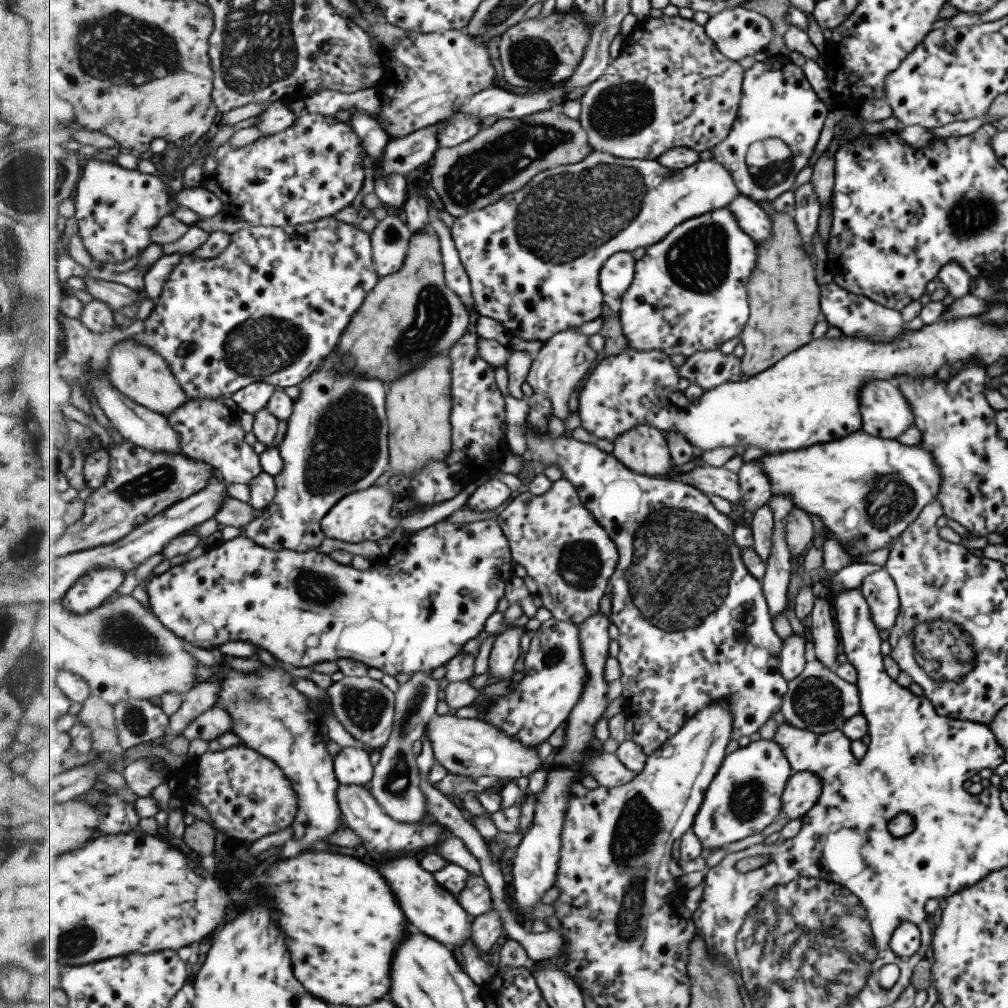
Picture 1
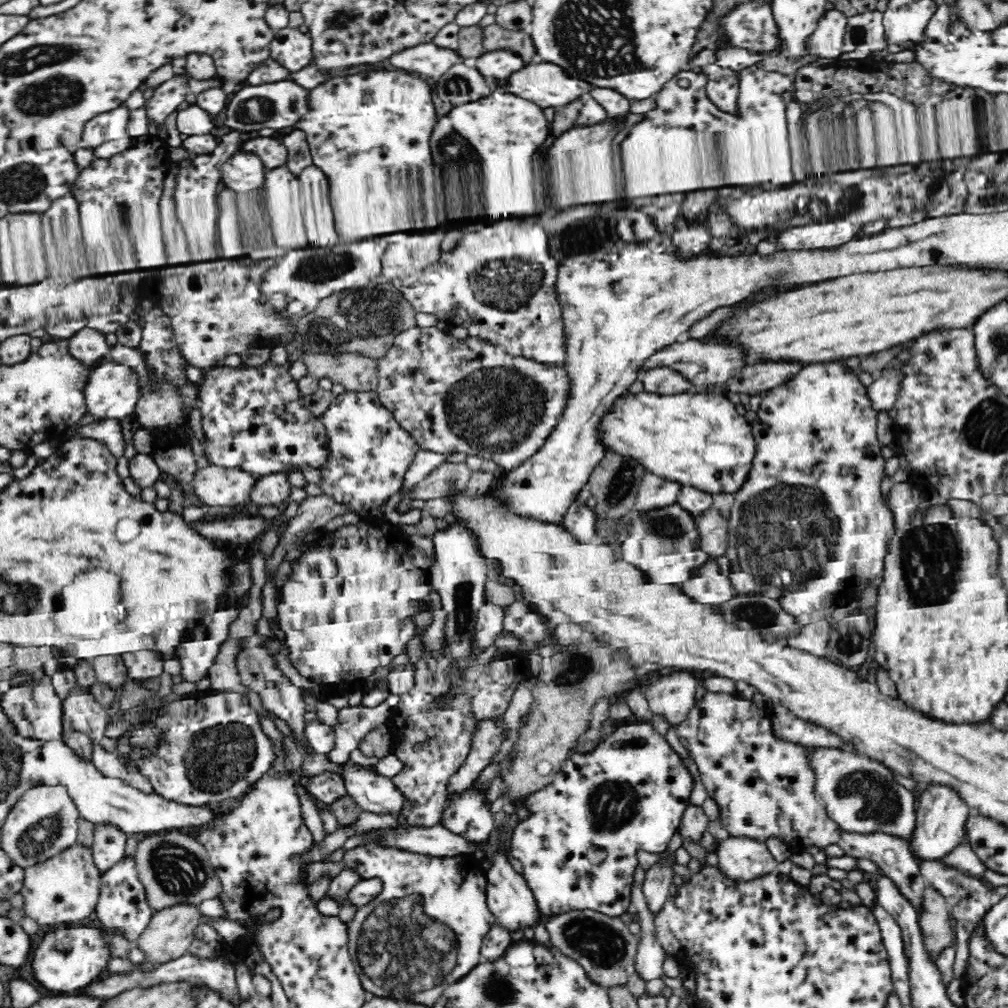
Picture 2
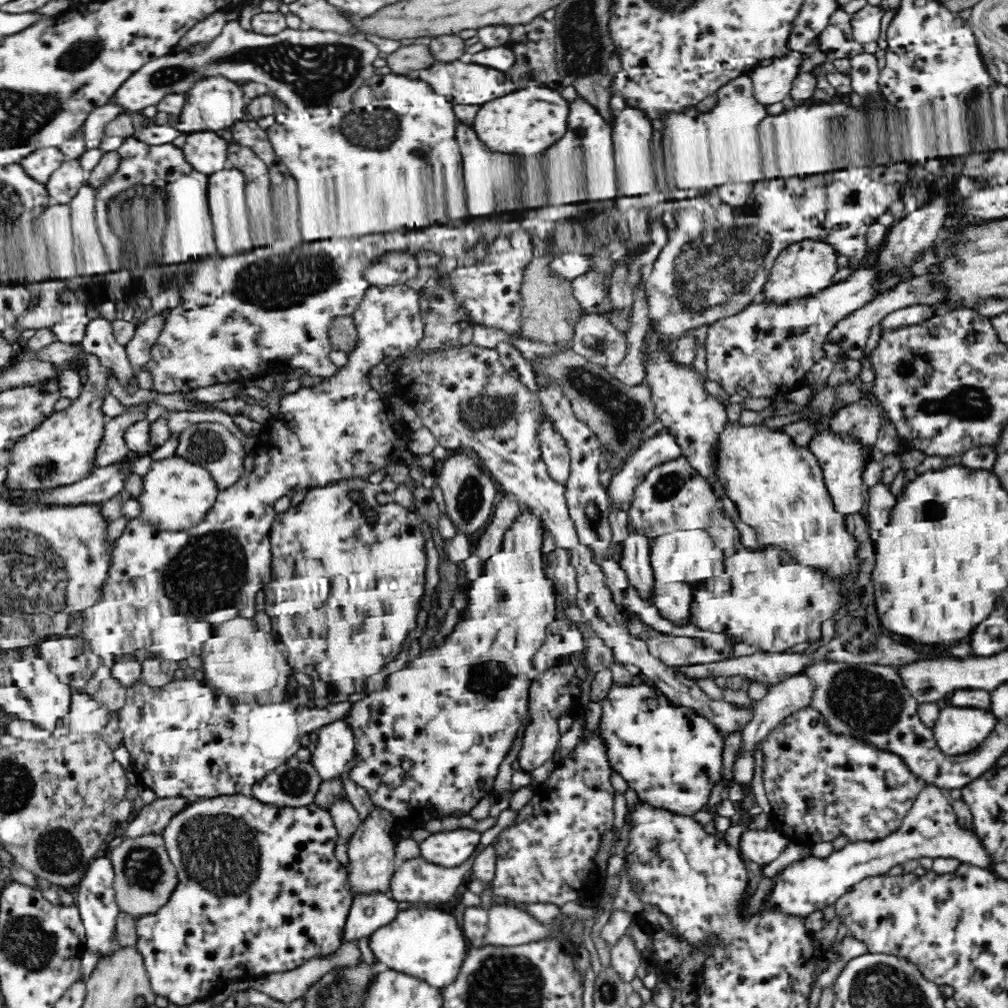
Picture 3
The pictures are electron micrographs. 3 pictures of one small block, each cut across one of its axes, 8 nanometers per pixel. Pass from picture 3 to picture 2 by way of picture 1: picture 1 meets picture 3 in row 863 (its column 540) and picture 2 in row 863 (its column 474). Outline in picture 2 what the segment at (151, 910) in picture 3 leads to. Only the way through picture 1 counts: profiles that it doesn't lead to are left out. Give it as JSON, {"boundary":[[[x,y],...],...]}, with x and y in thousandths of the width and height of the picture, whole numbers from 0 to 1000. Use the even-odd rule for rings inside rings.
{"boundary":[[[175,823],[149,827],[137,835],[133,850],[145,891],[155,904],[175,896],[192,896],[197,899],[201,893],[218,892],[220,889],[222,880],[207,854],[205,841],[189,827]]]}

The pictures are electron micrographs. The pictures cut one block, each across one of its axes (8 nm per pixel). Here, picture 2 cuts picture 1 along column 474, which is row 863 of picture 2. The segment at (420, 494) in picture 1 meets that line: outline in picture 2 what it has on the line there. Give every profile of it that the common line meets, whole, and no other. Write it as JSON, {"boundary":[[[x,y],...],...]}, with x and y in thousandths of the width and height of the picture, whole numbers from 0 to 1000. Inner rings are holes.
{"boundary":[[[363,837],[356,841],[343,843],[337,855],[325,853],[306,856],[297,867],[297,875],[302,881],[307,882],[319,871],[328,874],[339,863],[352,865],[357,874],[375,871],[378,875],[377,887],[369,895],[358,899],[351,911],[343,917],[345,942],[352,952],[357,975],[366,989],[389,991],[401,988],[405,990],[405,994],[431,998],[442,979],[459,970],[475,956],[479,931],[492,917],[491,910],[484,901],[483,871],[480,861],[480,850],[476,847],[454,846],[453,848],[435,849],[381,842]],[[409,954],[413,954],[417,960],[413,962],[413,966],[405,964],[409,962]]]}

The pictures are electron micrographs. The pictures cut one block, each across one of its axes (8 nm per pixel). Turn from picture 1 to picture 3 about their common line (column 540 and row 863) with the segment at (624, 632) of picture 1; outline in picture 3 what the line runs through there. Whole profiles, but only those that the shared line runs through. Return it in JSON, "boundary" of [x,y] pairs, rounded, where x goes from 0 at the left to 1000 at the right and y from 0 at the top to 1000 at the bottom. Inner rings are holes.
{"boundary":[[[470,822],[431,824],[415,837],[417,850],[442,861],[456,859],[473,842],[476,832],[477,826]]]}

